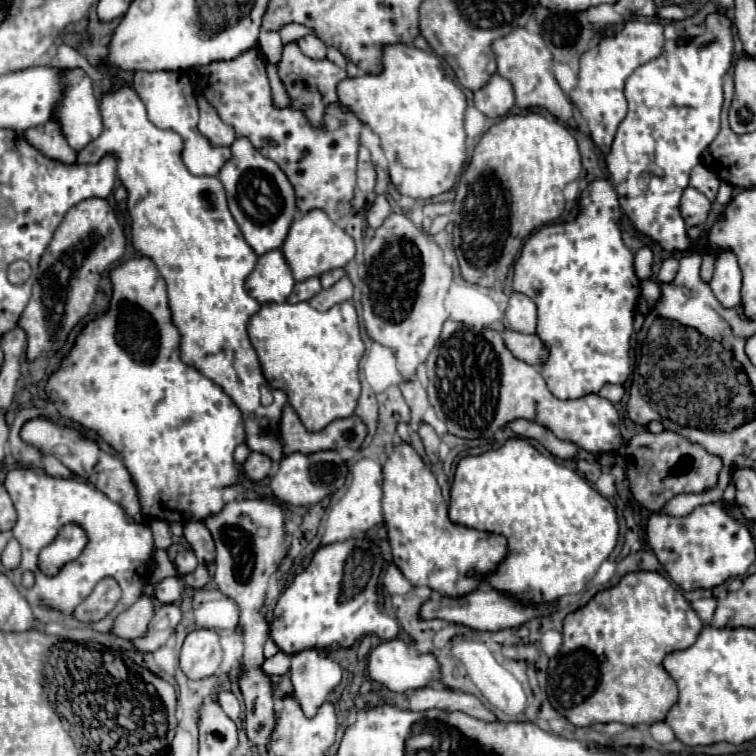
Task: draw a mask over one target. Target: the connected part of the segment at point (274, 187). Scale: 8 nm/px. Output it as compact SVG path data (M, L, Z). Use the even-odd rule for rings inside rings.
M236 138L230 150L232 158L220 168L218 178L226 188L230 212L236 218L244 240L260 256L282 246L296 212L296 196L280 166L276 166L276 162L272 162L270 158L264 158L246 138Z

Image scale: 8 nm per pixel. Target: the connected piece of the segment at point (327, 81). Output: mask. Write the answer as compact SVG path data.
M286 44L282 60L278 62L278 74L280 74L280 80L284 82L288 96L290 96L290 108L302 110L312 128L324 130L324 112L328 106L340 104L336 86L340 80L346 78L346 70L338 68L330 60L312 60L312 58L304 56L300 52L298 44Z

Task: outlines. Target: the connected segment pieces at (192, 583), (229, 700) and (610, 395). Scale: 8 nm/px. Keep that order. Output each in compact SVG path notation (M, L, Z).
M198 564L194 572L184 576L184 580L186 580L186 584L190 588L204 588L210 582L210 572L208 572L208 568L204 564Z
M222 690L218 694L218 702L222 706L222 710L232 718L232 720L238 720L240 718L240 702L238 698L230 692L230 690Z
M606 384L606 386L600 390L600 396L602 396L602 398L608 398L612 404L616 404L616 402L622 400L624 388L618 386L618 384Z

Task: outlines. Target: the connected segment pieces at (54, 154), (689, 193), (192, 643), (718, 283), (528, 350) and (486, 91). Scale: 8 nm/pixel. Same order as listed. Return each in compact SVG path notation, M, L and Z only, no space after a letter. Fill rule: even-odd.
M52 118L40 128L30 128L24 132L24 138L40 150L44 156L64 162L64 164L74 164L76 162L76 152L68 146L66 138L60 132L58 122Z
M686 188L680 200L680 212L682 212L686 226L700 226L708 220L710 200L702 192L694 188Z
M192 630L180 652L180 668L192 678L200 680L218 672L222 662L222 648L214 630Z
M722 252L716 256L714 278L710 280L710 288L724 308L738 308L740 306L742 274L740 274L738 262L732 252Z
M504 330L502 338L504 338L504 344L508 346L508 350L516 358L520 358L520 360L524 360L528 364L536 366L546 358L544 344L536 334L524 336L524 334L518 334L518 332L512 332L512 330Z
M494 74L478 92L474 92L474 106L490 118L508 114L512 104L514 104L512 84L500 74Z

